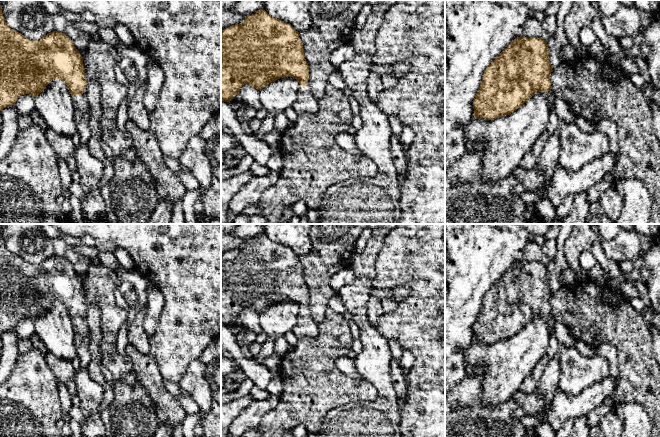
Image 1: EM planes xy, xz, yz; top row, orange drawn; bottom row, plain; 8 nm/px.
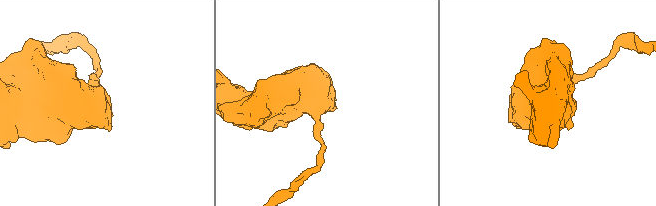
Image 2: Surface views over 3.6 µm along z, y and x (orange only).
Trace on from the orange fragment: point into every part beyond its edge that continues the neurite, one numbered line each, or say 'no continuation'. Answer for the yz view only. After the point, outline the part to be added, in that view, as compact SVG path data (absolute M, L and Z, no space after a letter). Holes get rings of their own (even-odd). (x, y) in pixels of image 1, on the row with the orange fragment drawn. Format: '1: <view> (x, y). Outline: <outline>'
1: yz (549, 95). Outline: M549 90L548 92L544 93L544 95L547 98L547 101L550 105L551 110L554 110L554 104L553 104L553 92L552 90Z

